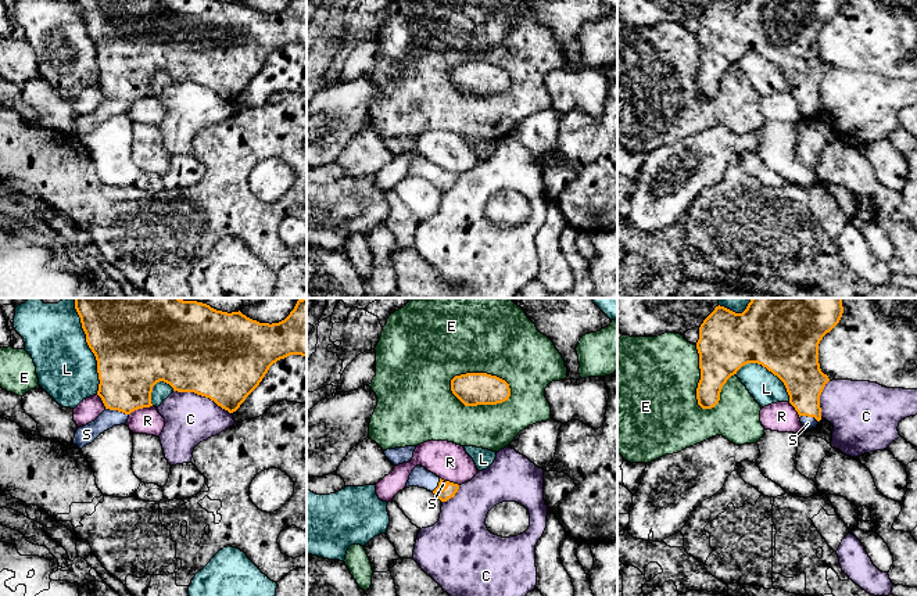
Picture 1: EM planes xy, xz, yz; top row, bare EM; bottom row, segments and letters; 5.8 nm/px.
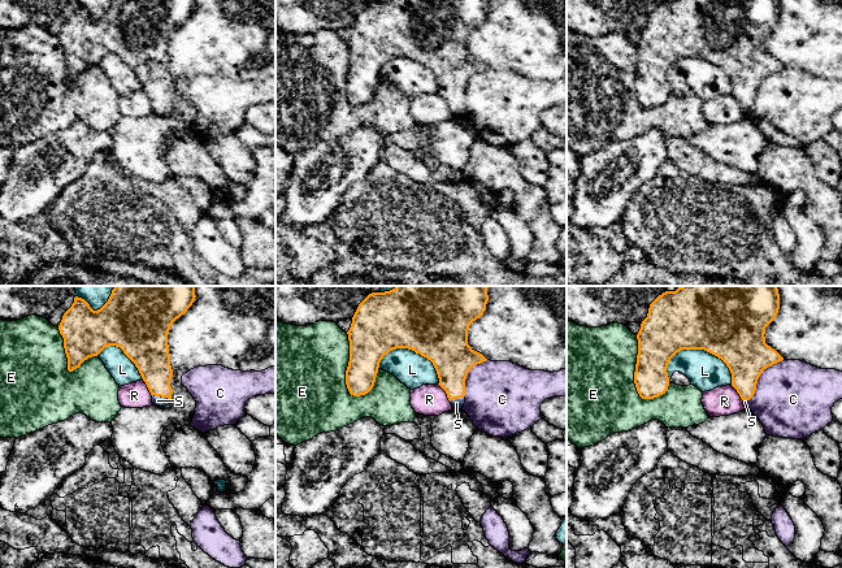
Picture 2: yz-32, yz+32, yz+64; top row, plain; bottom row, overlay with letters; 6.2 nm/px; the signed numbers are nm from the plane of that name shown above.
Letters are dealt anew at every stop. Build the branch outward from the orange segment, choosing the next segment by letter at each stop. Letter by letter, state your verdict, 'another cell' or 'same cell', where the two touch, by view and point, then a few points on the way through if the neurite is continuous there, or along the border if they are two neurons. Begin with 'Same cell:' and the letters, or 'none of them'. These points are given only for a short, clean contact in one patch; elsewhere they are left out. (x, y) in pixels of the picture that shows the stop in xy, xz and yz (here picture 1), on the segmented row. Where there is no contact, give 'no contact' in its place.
Same cell: S
C: another cell | xy (203, 395)
E: another cell | xz (484, 373)
L: another cell | xy (88, 344)
R: another cell | xy (140, 408) | along xy (151, 405), (138, 408), (129, 415)
S: same cell | xy (117, 409) | across xy (128, 367), (128, 379), (117, 409), (86, 434)

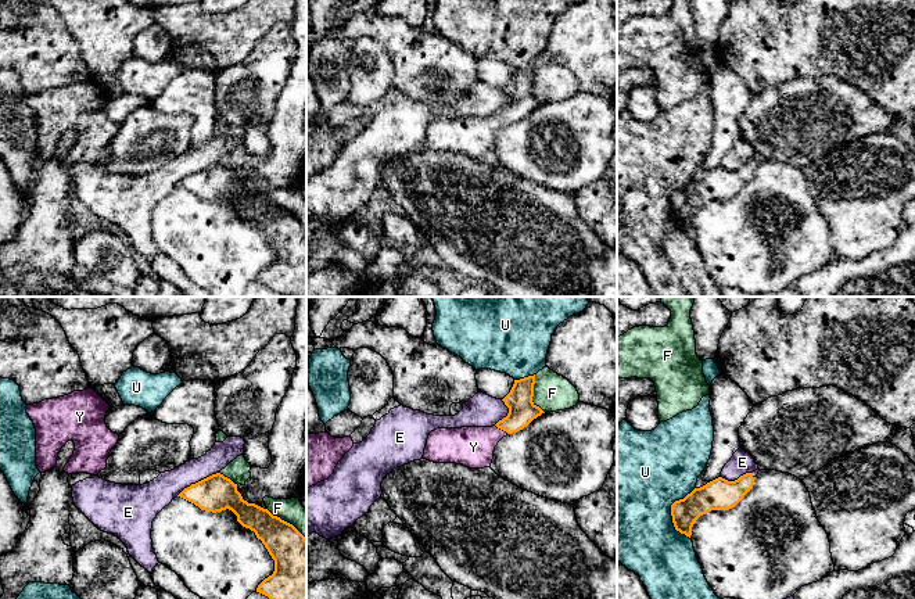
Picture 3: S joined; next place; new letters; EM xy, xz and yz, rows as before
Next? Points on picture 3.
Same cell: Y
E: another cell | xy (198, 481) | along xy (218, 472), (192, 483), (176, 495)
F: another cell | xz (533, 394)
U: another cell | yz (671, 512)
Y: same cell | xz (502, 429) | across xz (521, 411), (502, 429), (473, 447)

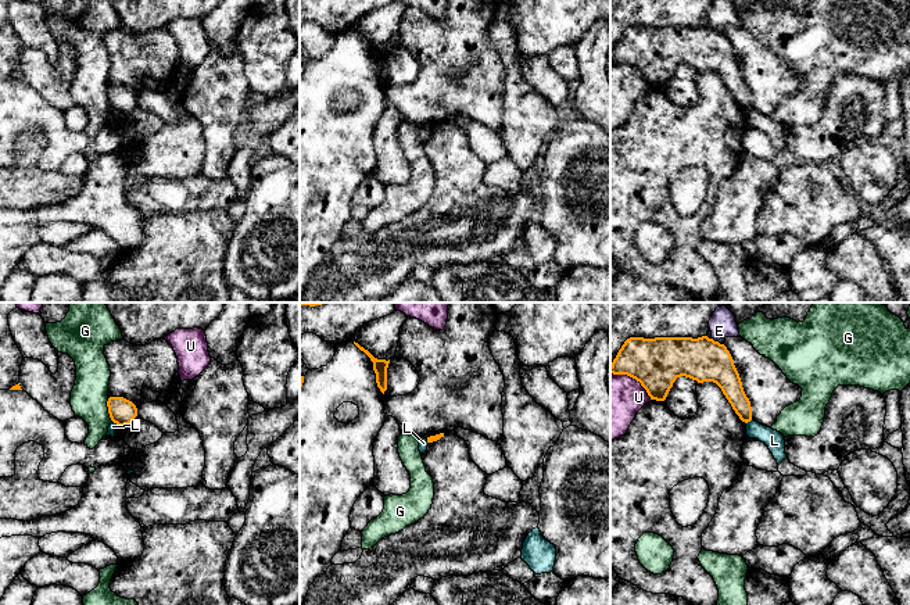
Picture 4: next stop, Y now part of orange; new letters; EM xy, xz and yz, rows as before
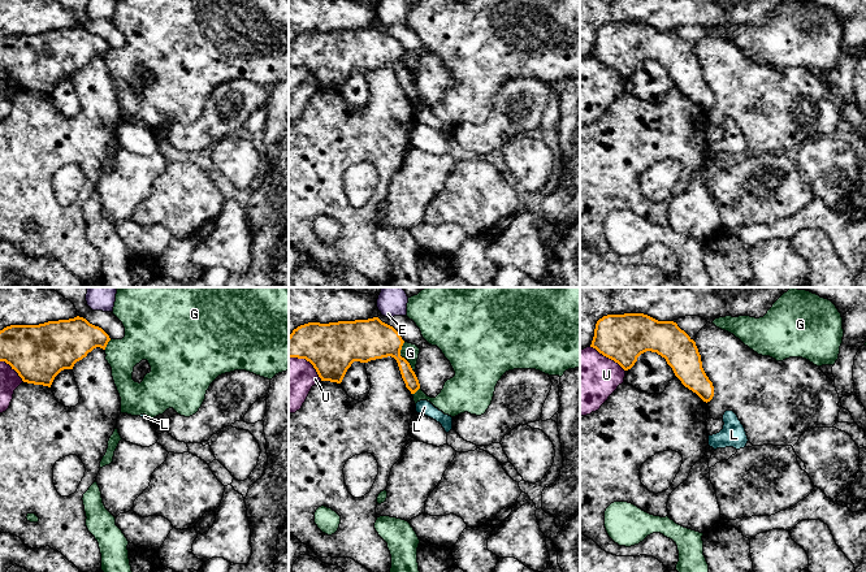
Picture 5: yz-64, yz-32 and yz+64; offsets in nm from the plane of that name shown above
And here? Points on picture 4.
Same cell: none of them
E: another cell | yz (713, 340)
G: another cell | xy (108, 410)
L: another cell | yz (748, 421)
U: another cell | yz (634, 378)

